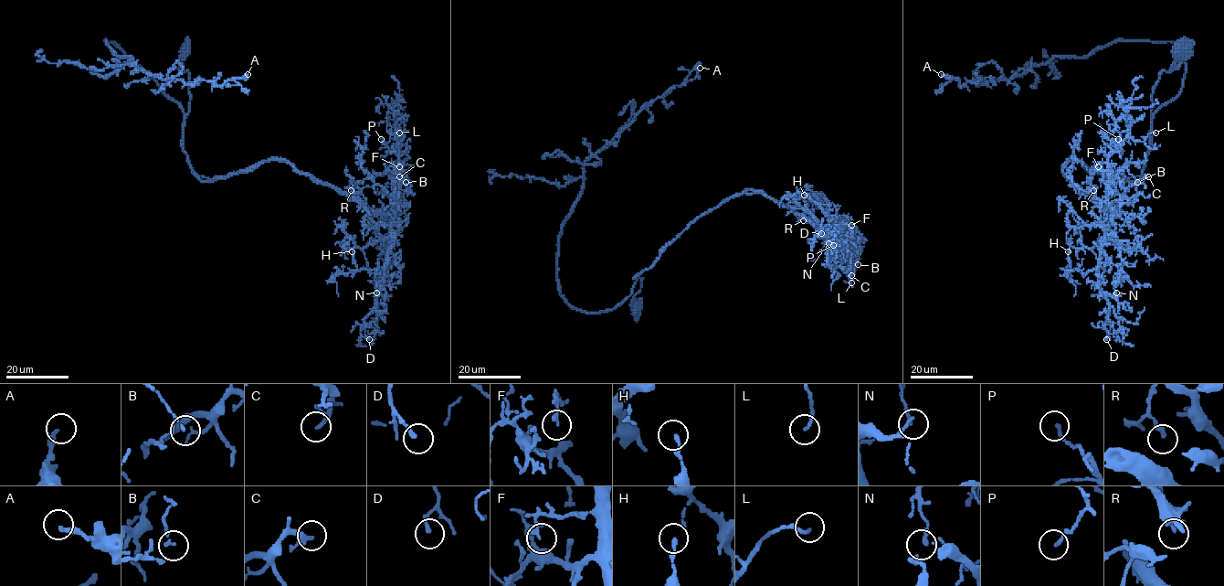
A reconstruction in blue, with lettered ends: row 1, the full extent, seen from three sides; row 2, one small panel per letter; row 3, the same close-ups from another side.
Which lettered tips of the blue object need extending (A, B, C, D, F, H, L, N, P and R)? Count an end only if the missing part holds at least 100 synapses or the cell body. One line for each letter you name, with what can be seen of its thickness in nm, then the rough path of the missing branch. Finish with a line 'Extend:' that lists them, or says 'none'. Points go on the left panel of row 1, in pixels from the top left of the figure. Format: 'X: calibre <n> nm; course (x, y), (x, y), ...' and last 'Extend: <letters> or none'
Extend: none

